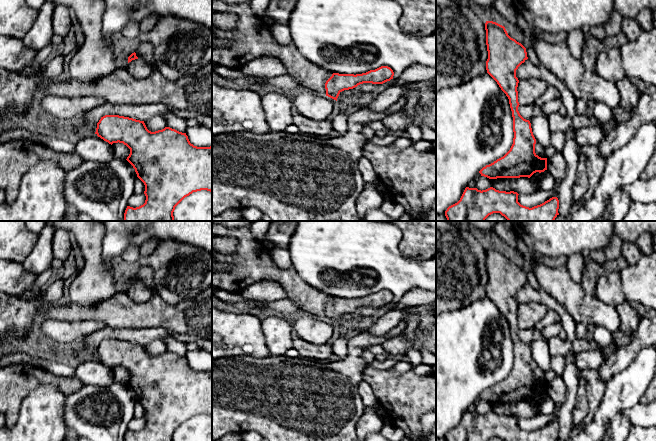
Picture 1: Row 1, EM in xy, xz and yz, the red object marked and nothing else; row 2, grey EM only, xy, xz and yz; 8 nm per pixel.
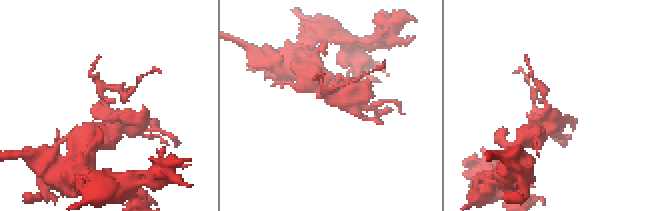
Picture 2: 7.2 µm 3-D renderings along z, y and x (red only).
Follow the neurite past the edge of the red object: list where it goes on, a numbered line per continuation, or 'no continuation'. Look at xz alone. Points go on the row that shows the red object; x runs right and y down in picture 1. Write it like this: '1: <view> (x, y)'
no continuation

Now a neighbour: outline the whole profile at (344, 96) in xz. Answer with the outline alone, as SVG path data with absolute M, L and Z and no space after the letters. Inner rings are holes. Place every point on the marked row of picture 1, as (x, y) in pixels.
M363 83L358 85L357 87L349 90L344 90L340 92L337 102L338 103L346 103L348 100L350 100L353 96L365 93L365 92L371 92L379 87L380 84L372 84L372 83Z

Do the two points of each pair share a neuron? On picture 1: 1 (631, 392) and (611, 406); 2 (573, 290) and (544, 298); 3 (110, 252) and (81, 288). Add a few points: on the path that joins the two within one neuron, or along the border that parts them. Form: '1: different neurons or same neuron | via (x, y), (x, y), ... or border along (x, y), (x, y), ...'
1: same neuron | via (626, 392), (615, 401)
2: different neurons | border along (540, 287), (560, 305)
3: different neurons | border along (104, 234), (102, 256), (109, 261)

